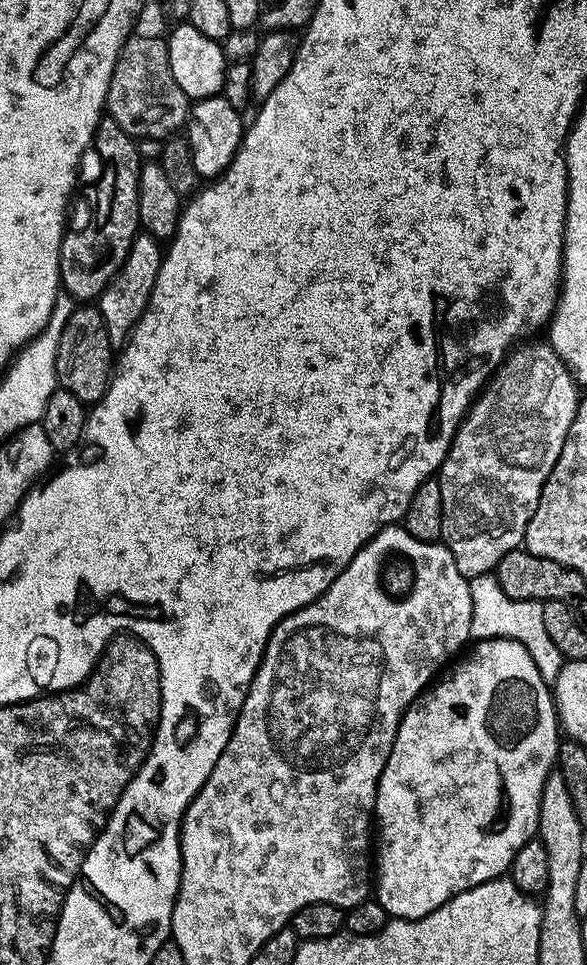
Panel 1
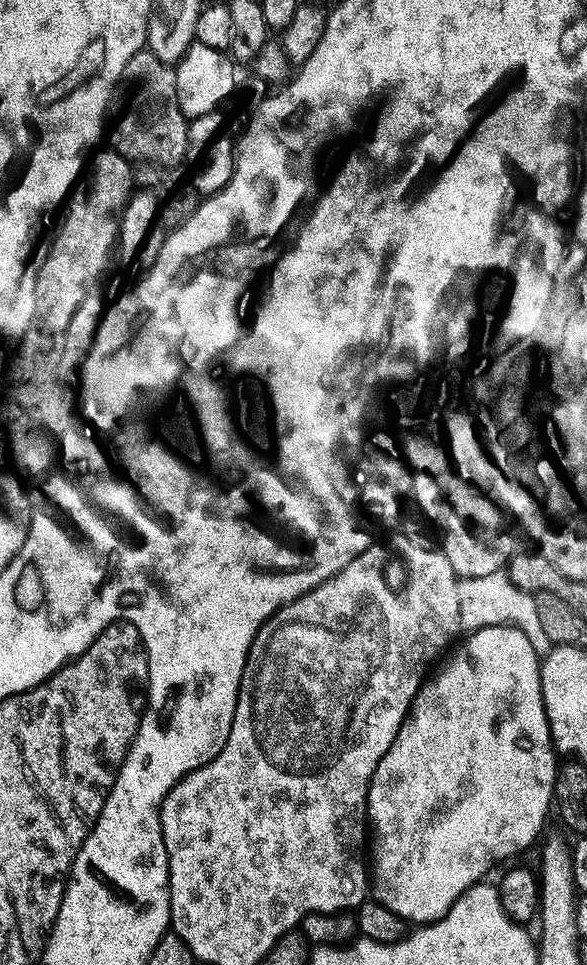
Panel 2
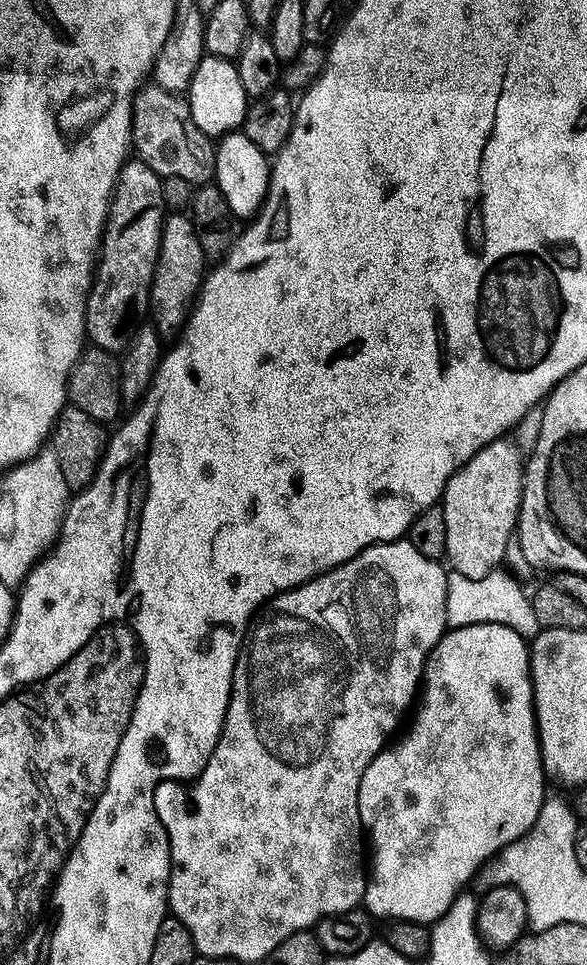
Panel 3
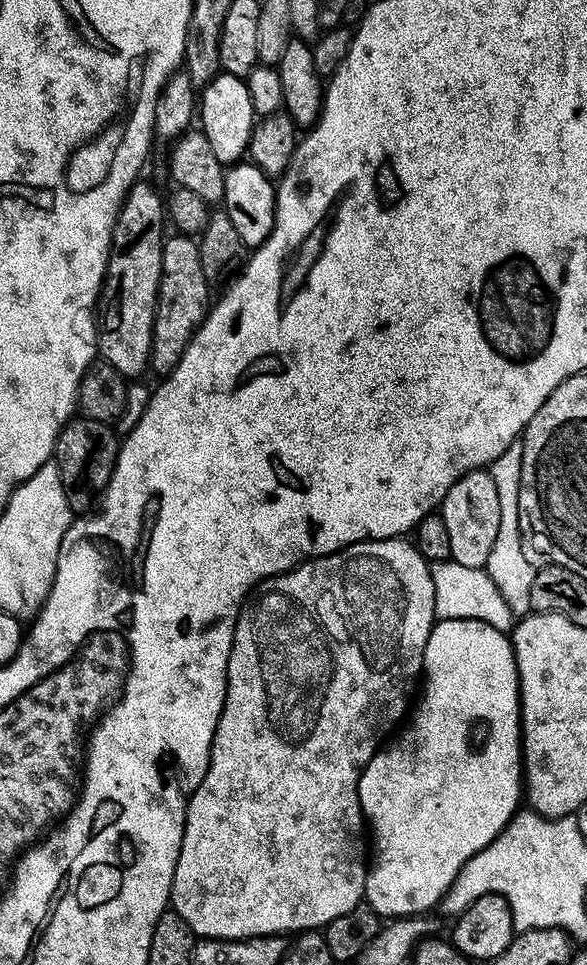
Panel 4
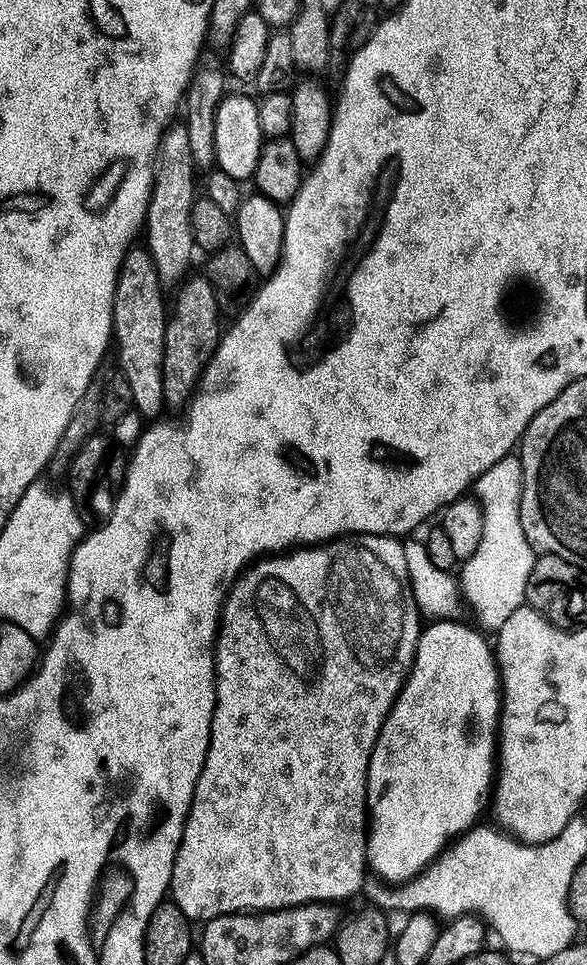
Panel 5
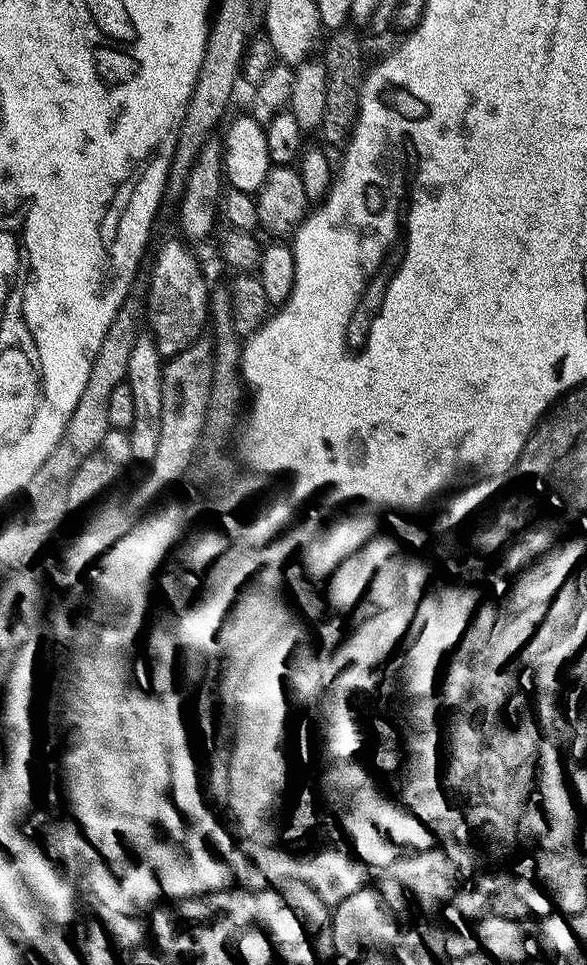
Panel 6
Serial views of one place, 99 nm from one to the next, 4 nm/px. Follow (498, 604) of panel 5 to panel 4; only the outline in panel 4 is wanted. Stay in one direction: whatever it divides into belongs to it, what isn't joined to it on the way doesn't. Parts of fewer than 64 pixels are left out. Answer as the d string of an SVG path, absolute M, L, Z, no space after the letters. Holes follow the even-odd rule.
M522 443L511 444L491 464L490 473L498 490L501 521L498 525L498 534L494 541L493 549L490 550L486 571L494 582L494 586L498 586L504 601L510 606L513 617L523 618L532 612L532 607L530 606L530 586L534 582L536 568L534 564L528 561L529 553L526 551L524 541L520 538L518 490L520 489L520 479L522 478Z

